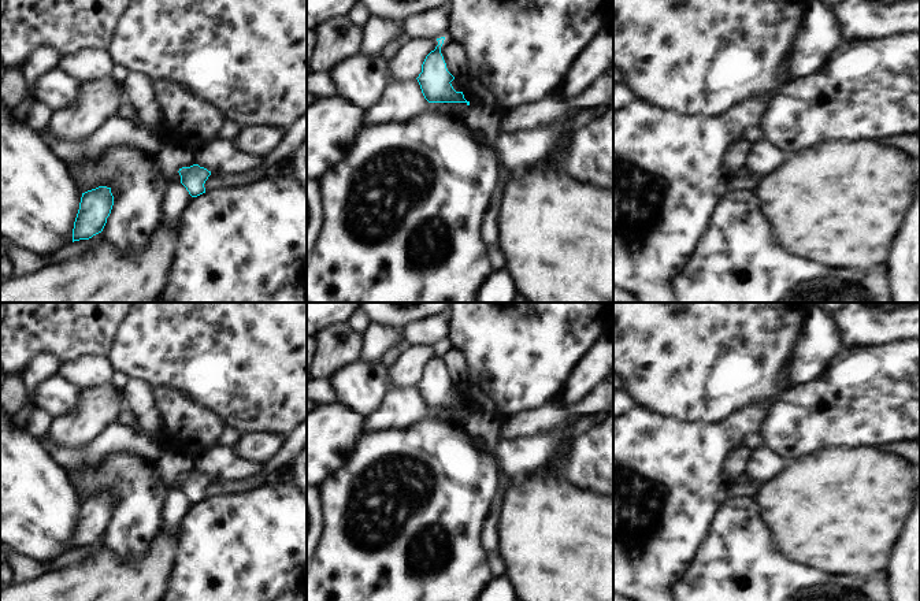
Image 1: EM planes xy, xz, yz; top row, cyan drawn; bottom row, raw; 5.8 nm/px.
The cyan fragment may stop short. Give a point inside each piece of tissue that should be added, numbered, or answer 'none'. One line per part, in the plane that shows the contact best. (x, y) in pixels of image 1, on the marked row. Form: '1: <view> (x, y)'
none

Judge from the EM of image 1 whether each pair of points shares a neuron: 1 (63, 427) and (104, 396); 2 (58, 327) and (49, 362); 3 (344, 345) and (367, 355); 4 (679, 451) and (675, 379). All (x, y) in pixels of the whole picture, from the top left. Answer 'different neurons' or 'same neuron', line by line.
1: same neuron
2: different neurons
3: different neurons
4: different neurons

